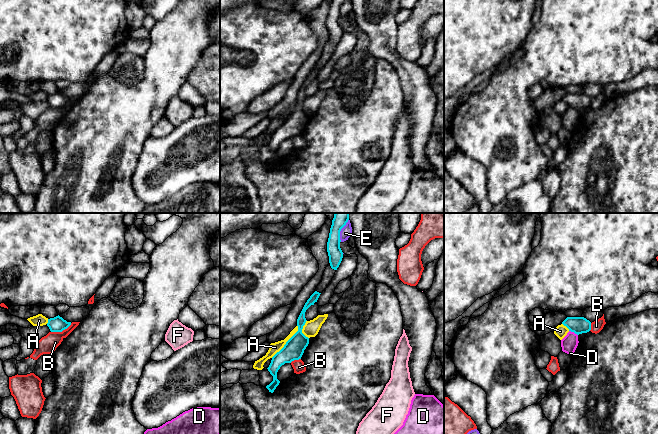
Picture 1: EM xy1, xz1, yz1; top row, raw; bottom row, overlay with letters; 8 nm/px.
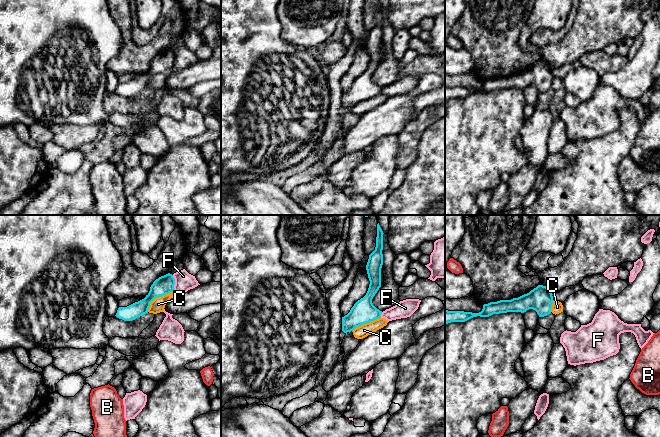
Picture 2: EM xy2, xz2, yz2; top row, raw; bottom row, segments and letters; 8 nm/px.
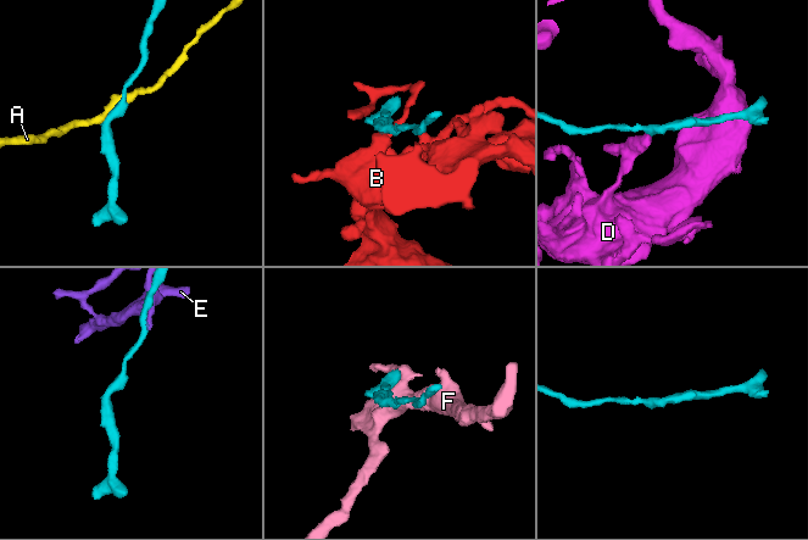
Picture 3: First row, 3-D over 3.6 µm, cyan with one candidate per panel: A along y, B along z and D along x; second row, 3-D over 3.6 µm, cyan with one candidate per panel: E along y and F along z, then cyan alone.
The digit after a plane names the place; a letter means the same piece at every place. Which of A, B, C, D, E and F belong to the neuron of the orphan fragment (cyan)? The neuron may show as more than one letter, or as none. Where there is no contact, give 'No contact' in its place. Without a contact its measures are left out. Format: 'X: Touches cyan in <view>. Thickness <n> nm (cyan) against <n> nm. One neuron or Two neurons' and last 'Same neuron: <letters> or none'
A: Touches cyan in xz1. Thickness 160 nm (cyan) against 80 nm. Two neurons
B: Touches cyan in xy1. Thickness 130 nm (cyan) against 140 nm. Two neurons
C: Touches cyan in xy2. Thickness 150 nm (cyan) against 110 nm. Two neurons
D: Touches cyan in yz1. Thickness 140 nm (cyan) against 140 nm. Two neurons
E: Touches cyan in xz1. Thickness 120 nm (cyan) against 90 nm. Two neurons
F: Touches cyan in xy2. Thickness 150 nm (cyan) against 150 nm. Two neurons
Same neuron: none

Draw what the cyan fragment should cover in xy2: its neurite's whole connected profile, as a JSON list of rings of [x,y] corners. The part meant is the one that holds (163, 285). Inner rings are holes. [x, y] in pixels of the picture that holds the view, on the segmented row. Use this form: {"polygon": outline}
{"polygon": [[[168,273],[156,279],[150,287],[146,297],[127,307],[119,307],[116,317],[124,321],[132,321],[148,313],[150,303],[158,297],[162,297],[174,291],[175,279],[172,274]]]}

